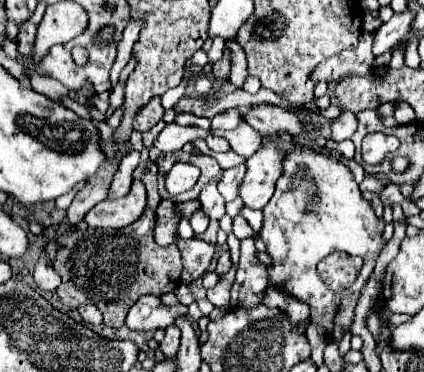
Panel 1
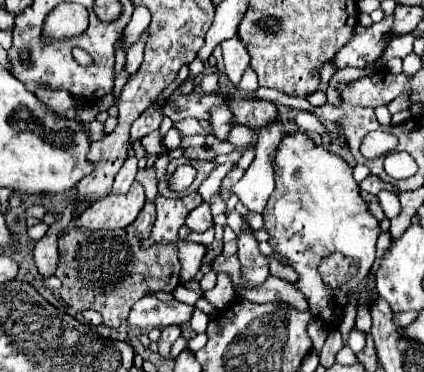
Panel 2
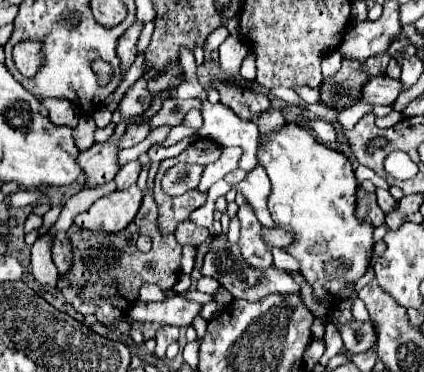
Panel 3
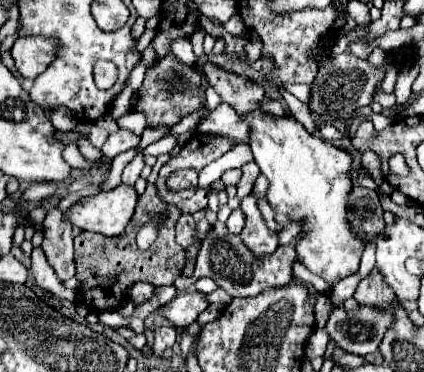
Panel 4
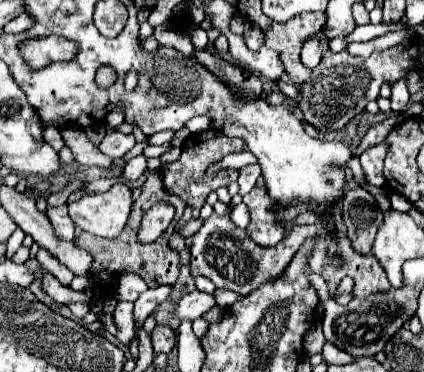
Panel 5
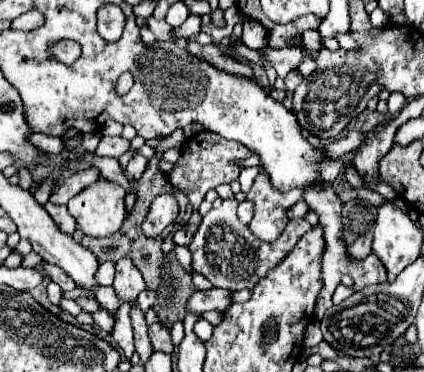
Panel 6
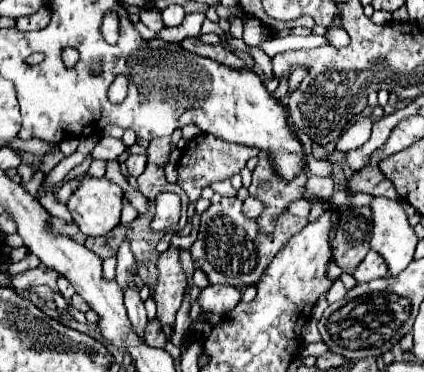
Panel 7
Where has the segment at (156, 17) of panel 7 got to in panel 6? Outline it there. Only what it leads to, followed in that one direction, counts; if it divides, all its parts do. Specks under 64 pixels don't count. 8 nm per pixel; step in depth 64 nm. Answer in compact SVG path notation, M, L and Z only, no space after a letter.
M150 16L150 18L146 18L146 24L148 24L148 28L154 32L156 40L172 40L172 42L176 42L176 44L180 44L180 46L186 46L186 40L172 38L172 26L166 24L164 20L158 20L158 18Z

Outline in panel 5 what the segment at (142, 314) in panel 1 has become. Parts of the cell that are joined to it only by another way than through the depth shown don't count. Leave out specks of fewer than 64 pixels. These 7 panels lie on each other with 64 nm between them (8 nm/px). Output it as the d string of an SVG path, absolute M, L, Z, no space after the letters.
M194 290L194 292L186 294L180 300L180 304L176 306L176 314L178 314L180 320L196 320L204 312L208 312L212 306L216 306L214 294L206 294L206 292Z

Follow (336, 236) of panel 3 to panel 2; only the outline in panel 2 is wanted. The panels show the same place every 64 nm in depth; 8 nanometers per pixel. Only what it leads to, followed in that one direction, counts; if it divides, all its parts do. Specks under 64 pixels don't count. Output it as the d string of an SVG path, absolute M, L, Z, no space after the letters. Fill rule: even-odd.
M306 132L286 134L286 138L278 144L278 152L274 156L274 170L276 170L276 188L264 212L264 226L272 236L270 244L278 254L288 258L290 266L300 274L296 288L302 290L302 294L306 296L310 312L326 320L328 324L336 326L358 282L368 274L368 270L374 264L380 222L372 218L366 202L360 198L358 182L352 178L352 166L344 158L328 150L322 150L322 146L316 146ZM326 306L332 308L332 318L326 318Z

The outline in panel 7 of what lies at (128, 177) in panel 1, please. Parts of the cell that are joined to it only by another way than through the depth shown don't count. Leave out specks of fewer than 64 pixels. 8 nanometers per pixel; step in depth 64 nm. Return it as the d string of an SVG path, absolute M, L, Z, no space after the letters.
M134 154L134 156L128 156L126 160L126 168L128 168L128 174L138 178L144 168L146 168L146 154Z

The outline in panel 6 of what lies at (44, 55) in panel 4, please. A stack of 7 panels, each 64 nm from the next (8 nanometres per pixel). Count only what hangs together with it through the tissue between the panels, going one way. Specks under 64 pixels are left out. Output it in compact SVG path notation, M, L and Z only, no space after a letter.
M62 40L50 48L50 54L52 54L52 58L71 66L72 62L80 58L80 46L72 40Z

